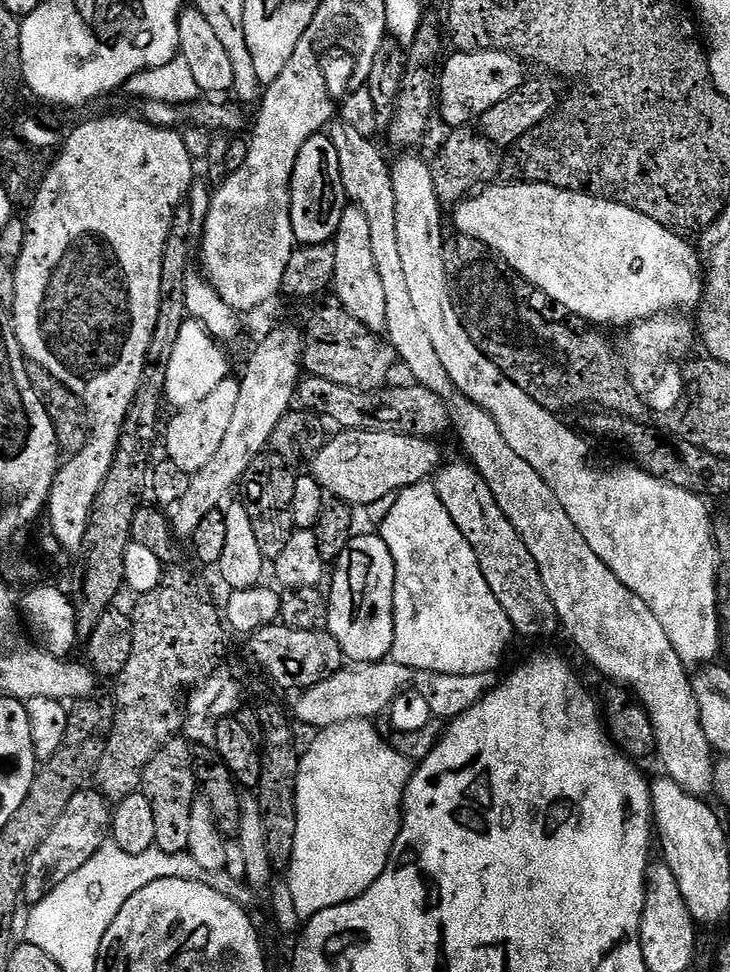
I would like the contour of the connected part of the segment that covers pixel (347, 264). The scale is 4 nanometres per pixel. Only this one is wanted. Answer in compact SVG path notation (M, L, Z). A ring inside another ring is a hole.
M355 209L354 214L348 212L341 213L339 228L336 231L332 242L335 250L335 274L333 276L332 290L335 290L335 299L343 305L356 320L360 321L364 327L371 330L375 335L386 335L386 301L384 289L380 274L378 274L377 266L372 256L372 242L370 240L370 224L366 218L364 211Z

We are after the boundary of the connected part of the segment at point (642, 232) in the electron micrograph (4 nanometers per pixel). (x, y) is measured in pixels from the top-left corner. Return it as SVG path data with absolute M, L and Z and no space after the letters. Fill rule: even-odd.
M500 182L495 186L488 186L479 194L473 194L467 200L455 205L456 228L464 236L469 236L472 242L479 242L495 252L521 281L533 284L541 288L556 304L561 304L568 312L581 316L592 326L605 326L604 324L626 324L633 326L641 321L651 320L653 317L663 317L672 314L675 308L695 309L704 295L705 277L702 275L702 265L697 256L697 249L692 244L688 245L683 235L671 232L669 228L663 228L654 218L642 214L625 204L619 204L617 200L605 200L602 196L589 196L586 192L568 192L564 188L556 188L553 184L529 184L527 182ZM552 208L564 208L563 214L552 214Z

